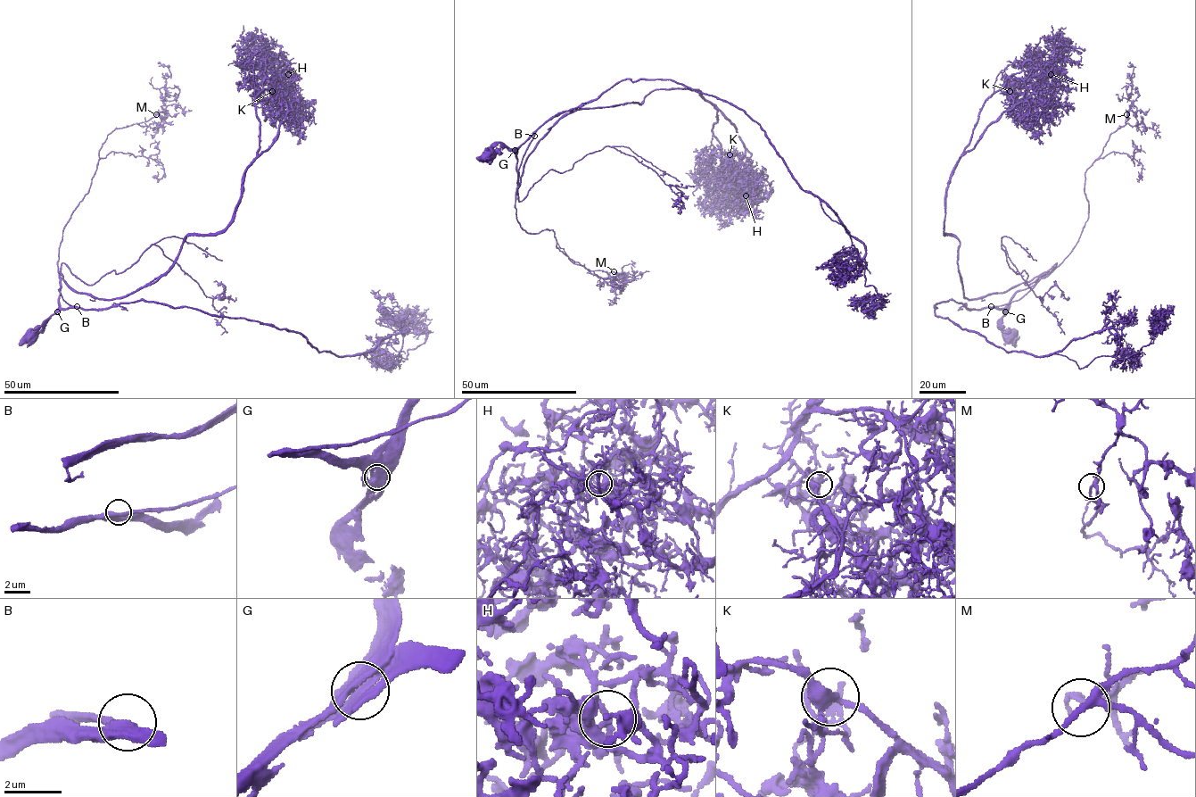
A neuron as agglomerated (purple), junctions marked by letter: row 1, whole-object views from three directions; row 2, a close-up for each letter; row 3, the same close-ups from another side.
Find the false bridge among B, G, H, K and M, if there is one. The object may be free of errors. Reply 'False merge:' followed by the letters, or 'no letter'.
False merge: G

